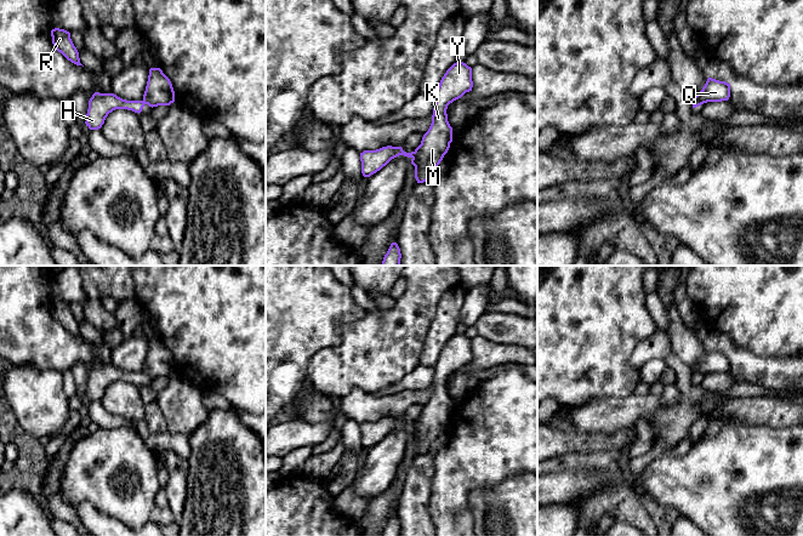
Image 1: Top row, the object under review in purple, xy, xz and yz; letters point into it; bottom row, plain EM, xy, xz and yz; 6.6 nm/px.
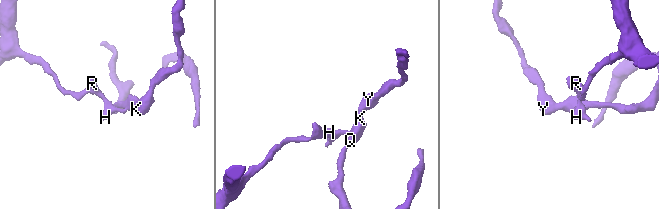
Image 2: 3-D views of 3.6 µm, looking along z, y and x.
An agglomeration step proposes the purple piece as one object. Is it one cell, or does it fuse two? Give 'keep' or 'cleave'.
cleave

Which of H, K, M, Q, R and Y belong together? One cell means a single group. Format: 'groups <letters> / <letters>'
groups H R / K M Q Y

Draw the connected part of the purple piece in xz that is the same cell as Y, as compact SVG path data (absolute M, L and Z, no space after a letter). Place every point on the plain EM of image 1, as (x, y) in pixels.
M463 333L454 335L442 349L434 365L432 395L411 430L417 455L429 451L452 414L452 399L446 386L448 377L461 370L466 364L472 363L472 359L472 340Z

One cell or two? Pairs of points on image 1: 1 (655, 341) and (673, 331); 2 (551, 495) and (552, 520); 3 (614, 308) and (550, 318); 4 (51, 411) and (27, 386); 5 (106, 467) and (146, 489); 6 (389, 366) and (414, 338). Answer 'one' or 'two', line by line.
1: two
2: two
3: one
4: one
5: one
6: one

